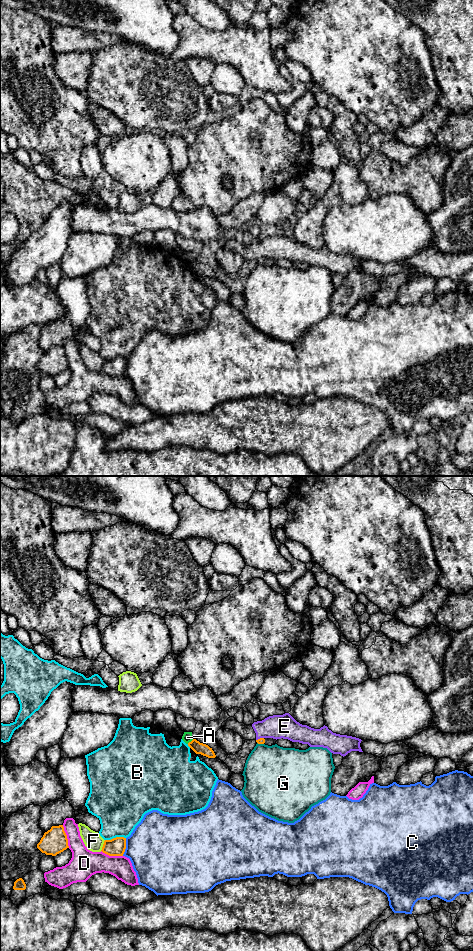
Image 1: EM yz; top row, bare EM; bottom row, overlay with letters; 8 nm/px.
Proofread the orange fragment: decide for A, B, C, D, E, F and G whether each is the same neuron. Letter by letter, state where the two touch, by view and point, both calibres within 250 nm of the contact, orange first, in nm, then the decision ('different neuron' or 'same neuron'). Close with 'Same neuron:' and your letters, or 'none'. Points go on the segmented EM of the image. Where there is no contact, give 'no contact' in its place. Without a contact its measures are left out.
A: yz (191, 741) | 100/80 nm | different neuron
B: yz (116, 837) | 140/400 nm | different neuron
C: yz (125, 847) | 140/460 nm | different neuron
D: yz (66, 836) | 200/200 nm | different neuron
E: yz (260, 738) | 50/190 nm | different neuron
F: yz (103, 845) | 140/150 nm | different neuron
G: yz (260, 743) | 50/440 nm | different neuron
Same neuron: none

